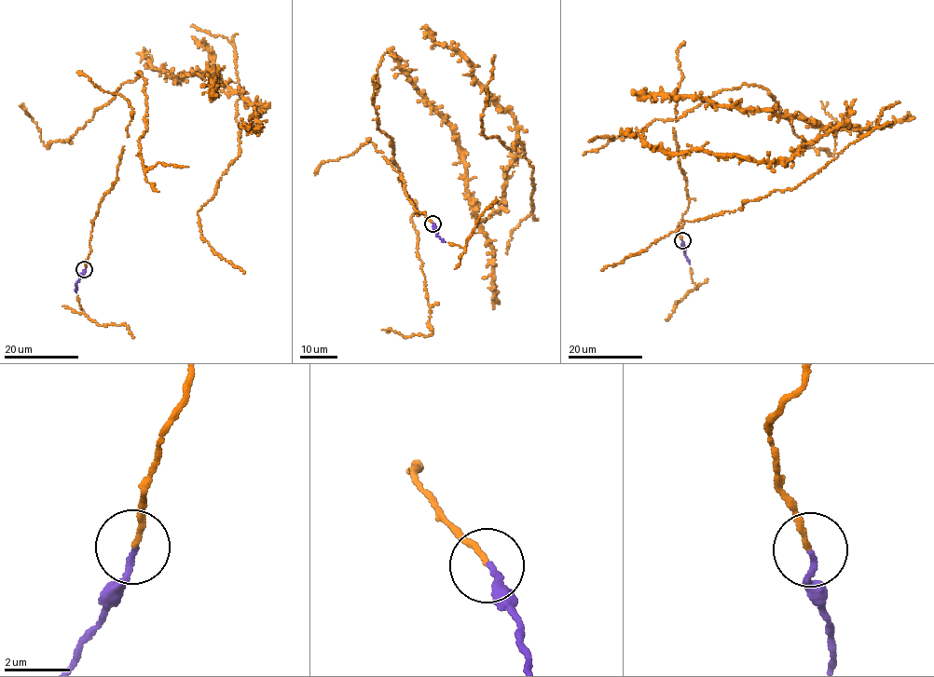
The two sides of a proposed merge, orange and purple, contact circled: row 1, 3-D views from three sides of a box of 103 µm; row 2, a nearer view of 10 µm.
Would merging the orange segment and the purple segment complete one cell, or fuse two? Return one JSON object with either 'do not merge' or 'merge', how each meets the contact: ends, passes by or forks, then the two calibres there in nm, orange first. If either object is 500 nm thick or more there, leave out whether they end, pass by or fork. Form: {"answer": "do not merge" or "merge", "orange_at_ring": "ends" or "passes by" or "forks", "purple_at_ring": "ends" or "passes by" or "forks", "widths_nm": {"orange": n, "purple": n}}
{"answer": "merge", "orange_at_ring": "ends", "purple_at_ring": "ends", "widths_nm": {"orange": 140, "purple": 140}}

